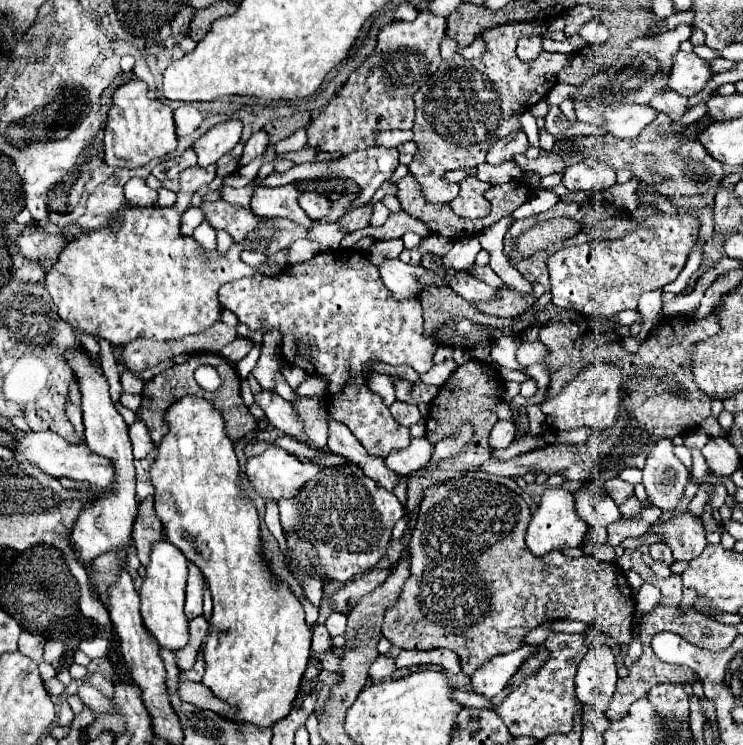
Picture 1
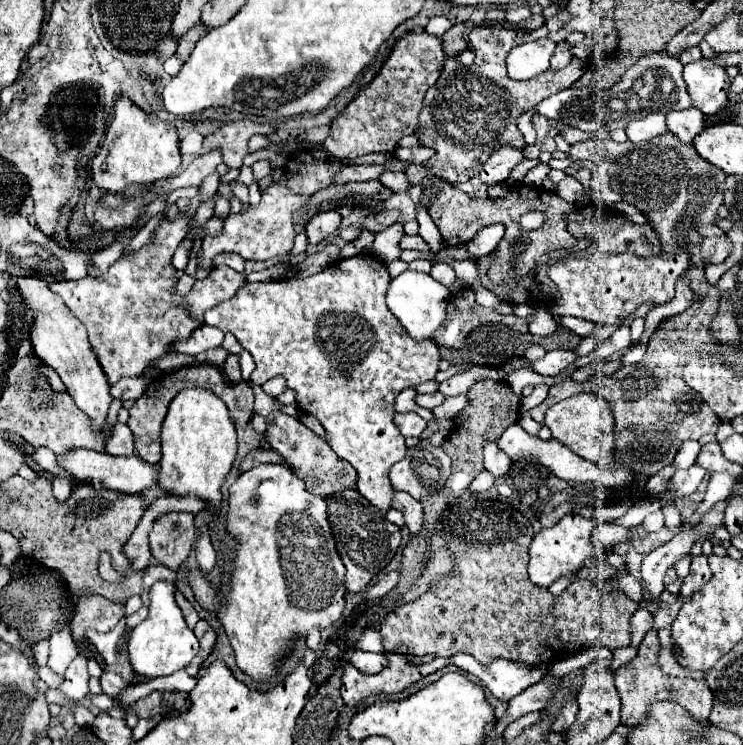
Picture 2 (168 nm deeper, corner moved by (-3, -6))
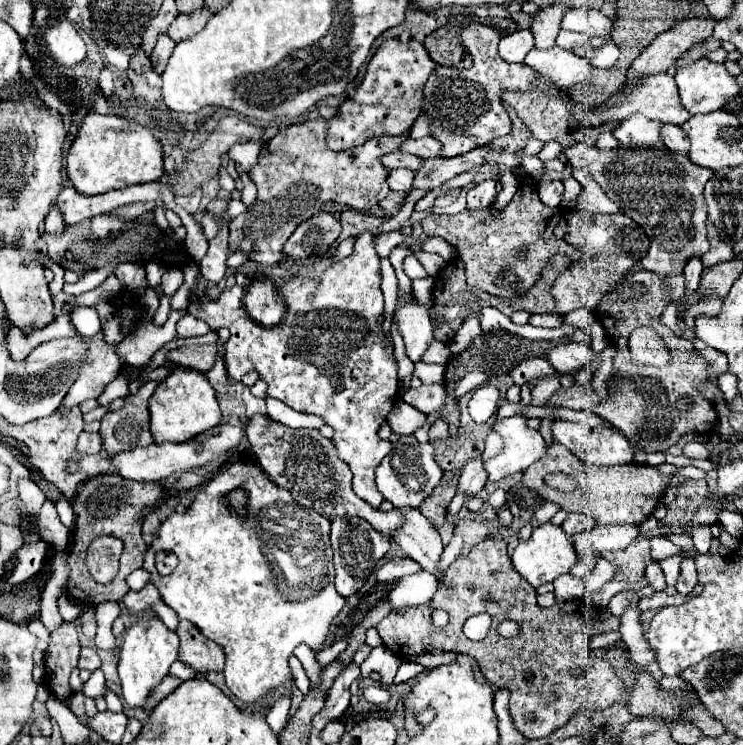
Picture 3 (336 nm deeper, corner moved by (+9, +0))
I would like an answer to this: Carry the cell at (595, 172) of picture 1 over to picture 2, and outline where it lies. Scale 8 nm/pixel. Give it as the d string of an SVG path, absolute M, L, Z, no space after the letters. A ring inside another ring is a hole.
M566 177L564 181L560 181L558 183L558 191L556 191L564 201L568 201L568 203L574 203L578 197L580 197L580 193L584 193L584 185L576 179L576 177Z

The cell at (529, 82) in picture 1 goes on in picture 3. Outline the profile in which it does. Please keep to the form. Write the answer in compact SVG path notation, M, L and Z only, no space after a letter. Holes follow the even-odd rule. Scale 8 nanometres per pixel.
M470 25L462 29L462 43L472 55L474 63L470 69L458 69L458 67L438 67L432 77L428 79L424 87L424 113L430 115L432 121L432 137L442 141L442 157L456 157L466 151L472 151L476 147L488 145L494 139L510 133L512 123L508 117L508 111L502 107L500 91L502 89L514 89L514 91L526 91L532 87L536 73L524 63L504 63L498 55L498 41L502 39L502 31L488 27L488 25Z

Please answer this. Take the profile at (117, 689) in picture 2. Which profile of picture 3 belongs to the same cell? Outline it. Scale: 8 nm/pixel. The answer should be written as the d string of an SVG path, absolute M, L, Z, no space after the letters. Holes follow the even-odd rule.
M84 647L84 649L80 651L78 669L90 669L90 671L94 671L94 669L98 669L98 667L100 667L100 657L98 657L98 653L96 653L94 649L90 649L90 647Z

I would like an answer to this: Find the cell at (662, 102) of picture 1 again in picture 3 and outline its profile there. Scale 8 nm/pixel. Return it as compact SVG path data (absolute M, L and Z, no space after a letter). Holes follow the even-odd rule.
M670 123L662 125L662 139L670 151L688 155L688 137L684 135L684 131L678 125L670 125Z

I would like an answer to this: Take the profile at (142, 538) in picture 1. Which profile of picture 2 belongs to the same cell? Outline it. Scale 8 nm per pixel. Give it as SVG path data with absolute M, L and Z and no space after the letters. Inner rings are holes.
M164 513L156 519L156 525L150 531L150 551L152 557L172 569L178 567L188 557L196 539L196 525L192 513Z

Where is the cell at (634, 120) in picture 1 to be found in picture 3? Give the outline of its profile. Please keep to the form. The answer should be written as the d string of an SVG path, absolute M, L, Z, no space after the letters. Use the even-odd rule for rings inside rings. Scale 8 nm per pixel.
M632 115L624 119L612 133L624 147L656 147L662 143L660 137L662 123L658 119L646 119L642 115Z

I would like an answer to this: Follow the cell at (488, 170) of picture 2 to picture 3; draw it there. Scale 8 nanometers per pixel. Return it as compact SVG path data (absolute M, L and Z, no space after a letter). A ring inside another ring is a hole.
M488 179L482 181L480 185L476 185L474 189L468 191L468 209L486 209L494 203L496 199L496 189L494 189L496 181Z

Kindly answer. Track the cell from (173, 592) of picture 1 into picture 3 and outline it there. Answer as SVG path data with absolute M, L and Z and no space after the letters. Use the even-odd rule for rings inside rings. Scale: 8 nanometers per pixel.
M140 617L130 629L126 629L124 645L118 651L118 675L122 683L122 699L126 705L144 709L144 701L168 675L170 665L178 659L178 635L168 631L158 617Z

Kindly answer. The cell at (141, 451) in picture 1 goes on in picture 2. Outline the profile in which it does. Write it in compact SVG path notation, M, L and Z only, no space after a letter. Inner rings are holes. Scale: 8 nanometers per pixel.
M116 423L116 429L112 431L112 439L106 443L104 451L110 455L120 455L120 457L130 457L134 455L134 437L128 425Z

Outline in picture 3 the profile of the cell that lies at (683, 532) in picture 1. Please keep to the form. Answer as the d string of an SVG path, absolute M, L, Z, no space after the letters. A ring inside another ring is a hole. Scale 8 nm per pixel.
M684 557L682 565L680 565L680 577L676 583L676 591L680 595L690 595L692 589L696 585L696 567L694 567L694 559L692 557Z

